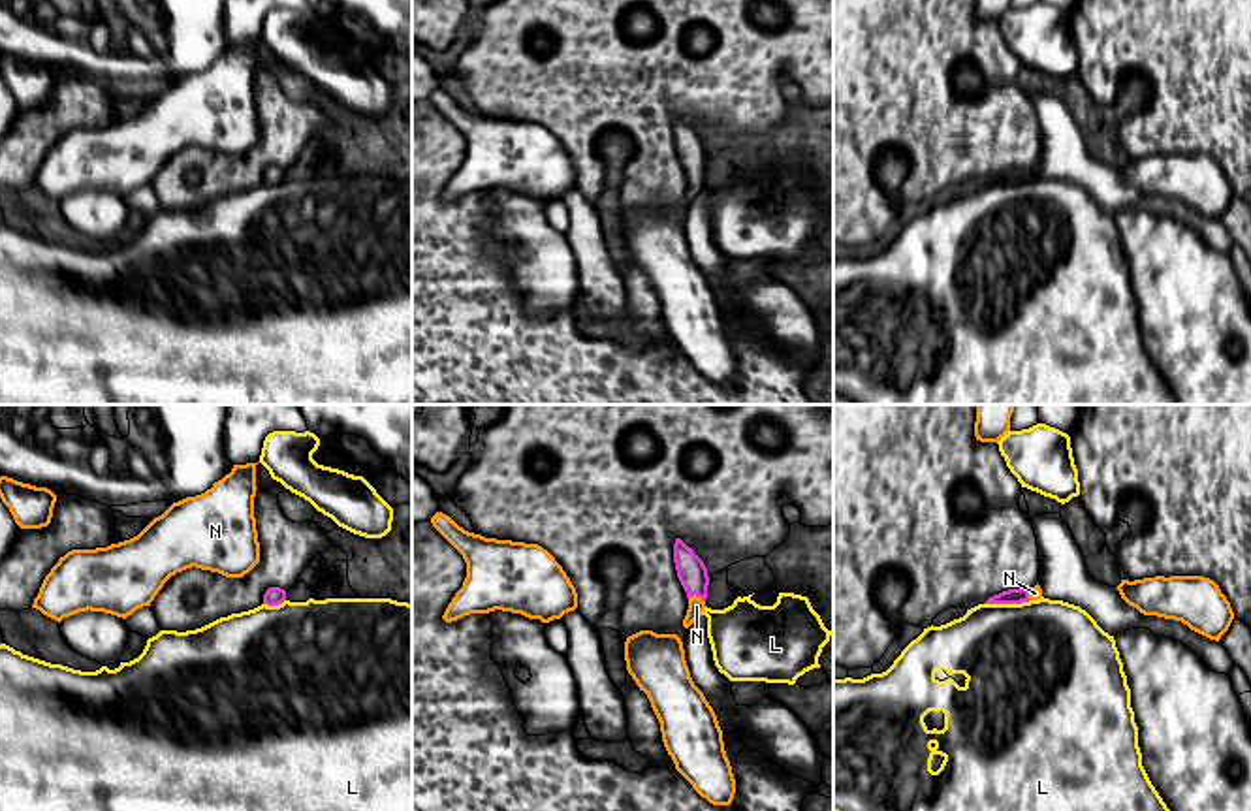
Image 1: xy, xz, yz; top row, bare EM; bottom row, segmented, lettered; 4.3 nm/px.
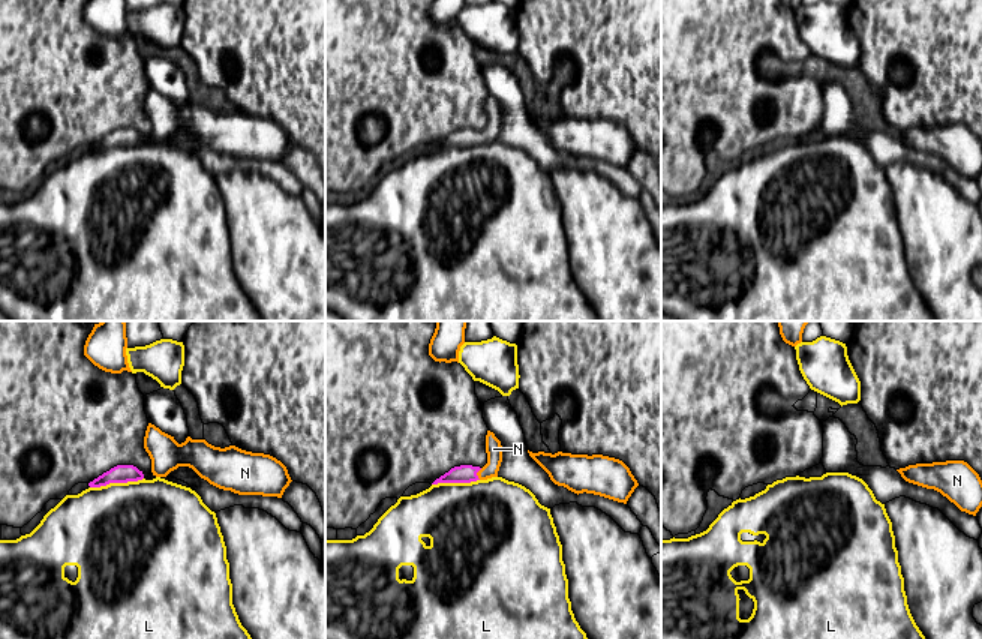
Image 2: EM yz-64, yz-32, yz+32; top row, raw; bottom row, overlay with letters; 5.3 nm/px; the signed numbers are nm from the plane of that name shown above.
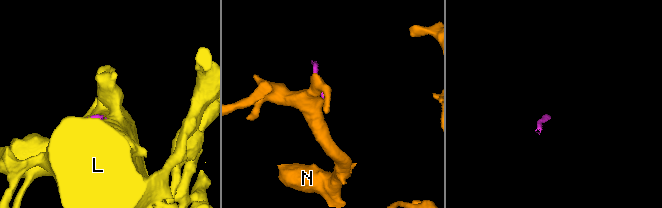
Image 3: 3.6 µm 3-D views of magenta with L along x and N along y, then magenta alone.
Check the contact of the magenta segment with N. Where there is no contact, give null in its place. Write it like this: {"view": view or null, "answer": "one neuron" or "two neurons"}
{"view": "xz", "answer": "one neuron"}

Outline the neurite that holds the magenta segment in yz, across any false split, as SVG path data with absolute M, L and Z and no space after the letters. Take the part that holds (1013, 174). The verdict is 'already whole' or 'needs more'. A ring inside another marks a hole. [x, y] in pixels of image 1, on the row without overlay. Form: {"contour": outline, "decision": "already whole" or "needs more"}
{"contour": "M1037 162L1031 167L1008 167L999 173L990 175L984 183L1021 183L1029 179L1038 179L1042 177L1042 167Z", "decision": "needs more"}

